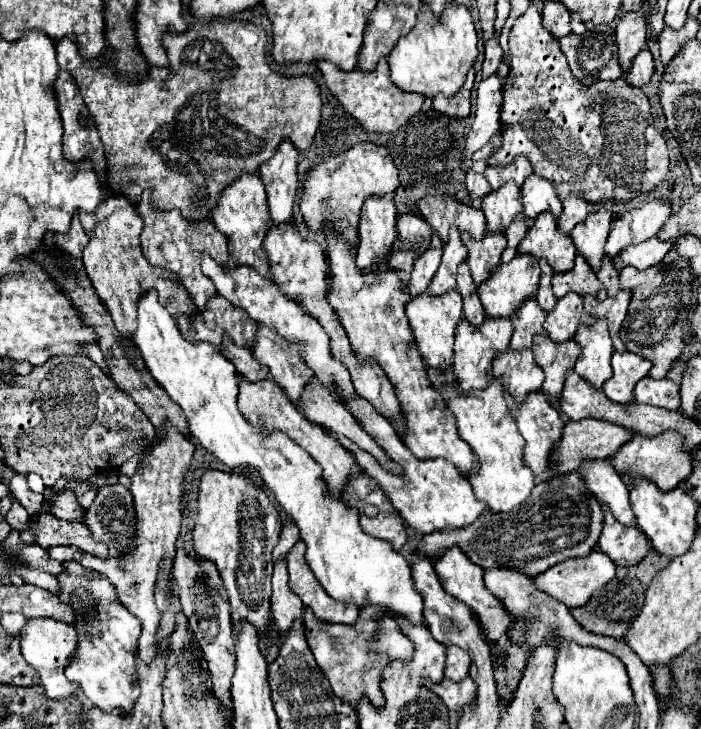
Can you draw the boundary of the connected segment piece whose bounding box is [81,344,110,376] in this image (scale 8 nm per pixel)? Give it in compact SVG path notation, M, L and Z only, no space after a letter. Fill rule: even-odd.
M87 344L81 346L81 348L86 353L88 358L98 365L107 376L110 376L106 361L104 360L102 352L97 344Z

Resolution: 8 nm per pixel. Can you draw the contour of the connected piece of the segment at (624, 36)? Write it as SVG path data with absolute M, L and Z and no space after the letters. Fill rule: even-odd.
M642 10L626 12L616 24L616 42L620 50L620 66L624 74L630 68L630 60L636 56L638 50L646 48L646 16Z

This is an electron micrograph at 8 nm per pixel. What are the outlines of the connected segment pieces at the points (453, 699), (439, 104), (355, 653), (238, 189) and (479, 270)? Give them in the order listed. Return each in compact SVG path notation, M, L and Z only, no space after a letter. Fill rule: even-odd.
M466 678L462 682L452 682L452 680L442 680L440 684L426 684L434 694L438 694L448 710L464 710L476 702L478 696L478 686L472 678Z
M474 68L468 72L464 86L452 96L444 96L438 94L434 96L432 108L446 114L446 116L456 116L456 118L466 118L470 114L470 90L472 90L472 82L474 82Z
M304 608L304 624L306 624L306 640L316 658L316 664L324 672L324 676L332 684L332 692L352 706L356 706L362 696L366 696L376 708L386 704L380 682L382 672L394 660L410 662L414 656L414 644L406 640L394 618L380 612L380 608L362 608L356 626L346 624L326 624L318 620L310 608Z
M242 170L236 180L232 180L222 192L216 208L212 210L212 220L226 232L228 236L228 250L230 250L230 266L252 266L260 274L270 276L270 266L266 252L262 248L262 240L266 236L266 218L268 218L268 202L264 182L258 174Z
M462 232L462 240L468 246L472 280L480 284L488 276L488 272L492 272L500 264L502 250L506 248L506 236L504 232L486 232L484 238L474 240L468 232Z

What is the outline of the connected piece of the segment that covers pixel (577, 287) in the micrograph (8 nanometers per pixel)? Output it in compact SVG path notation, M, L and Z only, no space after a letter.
M576 254L576 264L572 270L554 274L552 290L554 290L556 298L564 296L566 292L578 292L580 296L594 294L598 298L606 296L604 284L596 278L596 272L590 268L590 264L580 254Z

